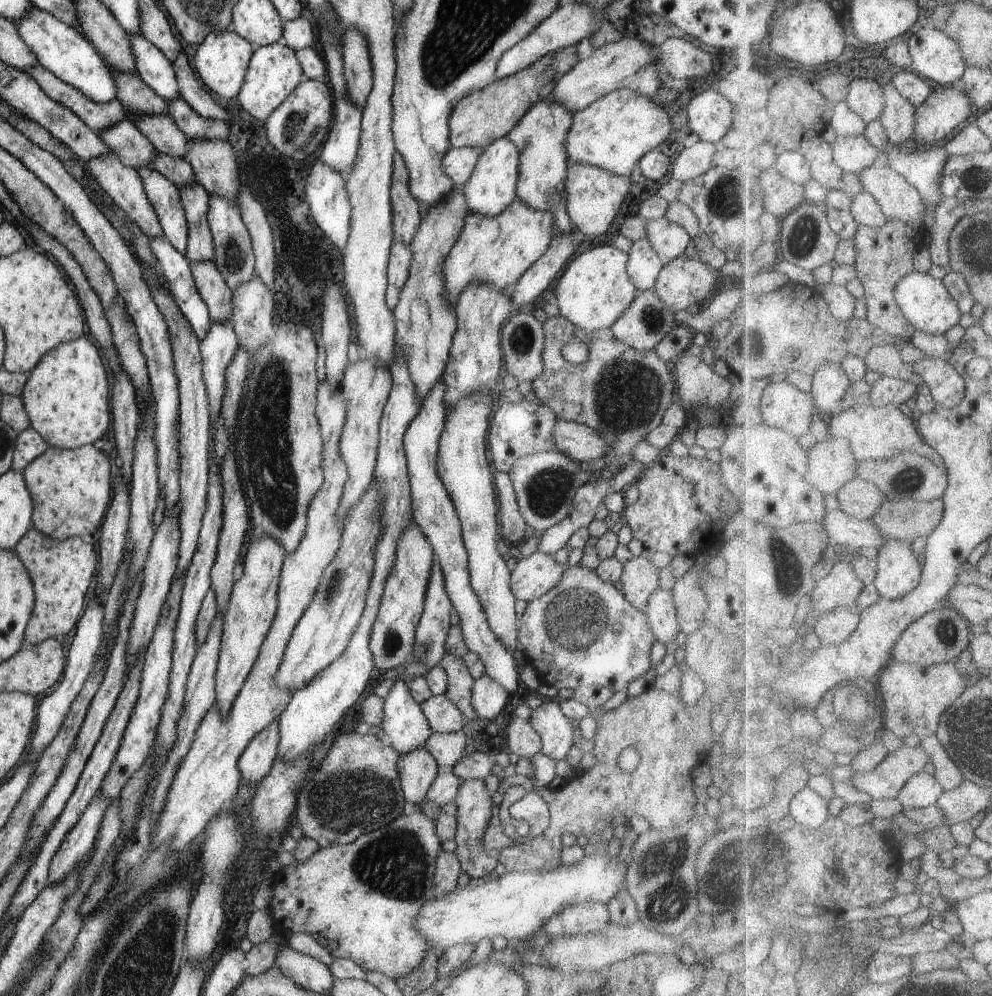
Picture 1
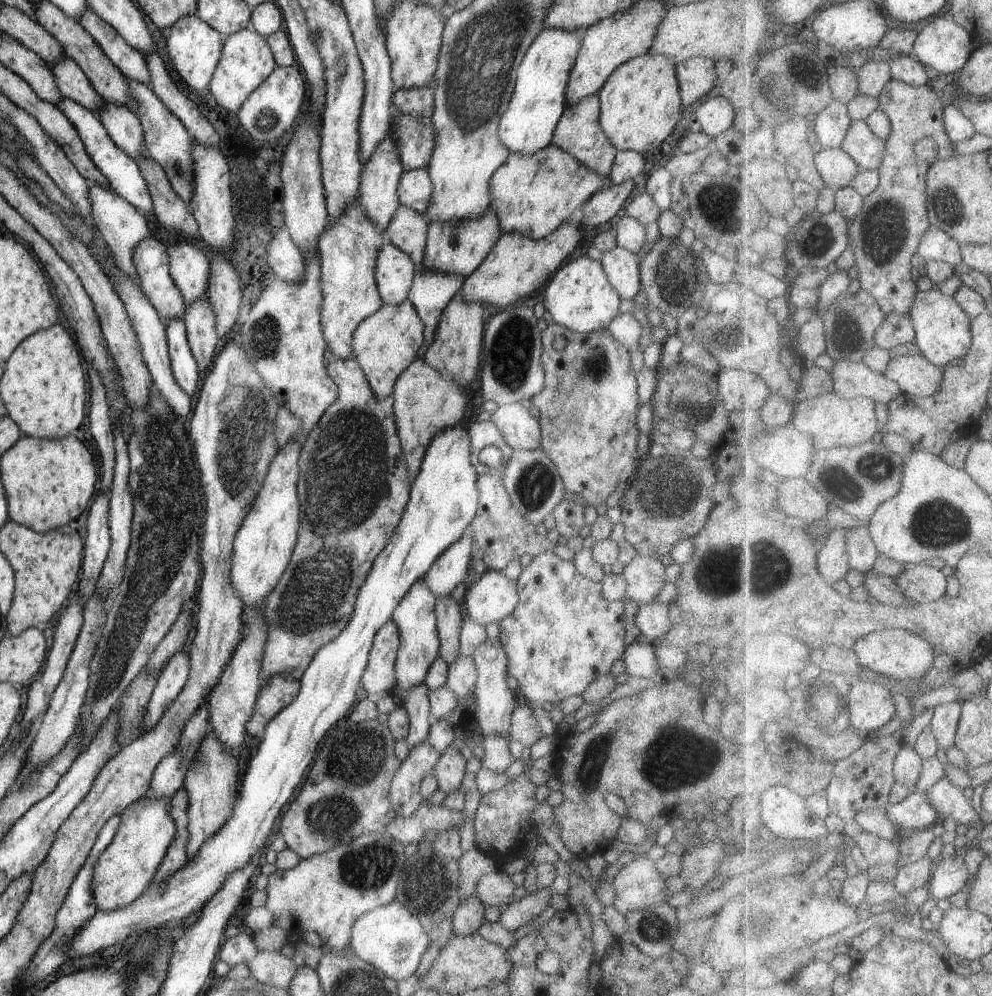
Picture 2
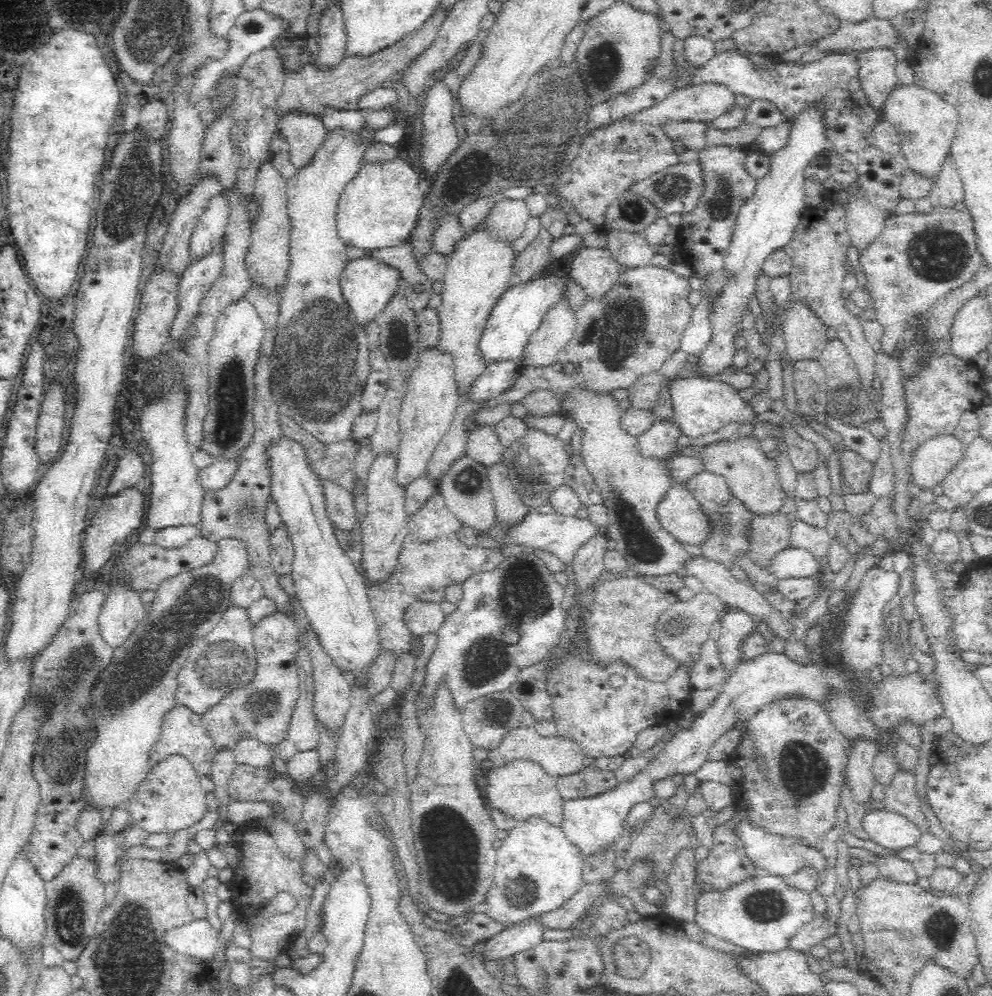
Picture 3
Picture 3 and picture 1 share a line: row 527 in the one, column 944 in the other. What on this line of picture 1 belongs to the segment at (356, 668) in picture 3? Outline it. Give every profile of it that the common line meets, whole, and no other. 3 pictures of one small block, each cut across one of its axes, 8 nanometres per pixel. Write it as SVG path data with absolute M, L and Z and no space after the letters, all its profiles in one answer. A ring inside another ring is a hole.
M914 271L906 276L897 286L897 299L902 310L917 329L933 335L947 335L956 328L964 314L958 300L952 296L950 289L942 279L934 278L932 274Z

